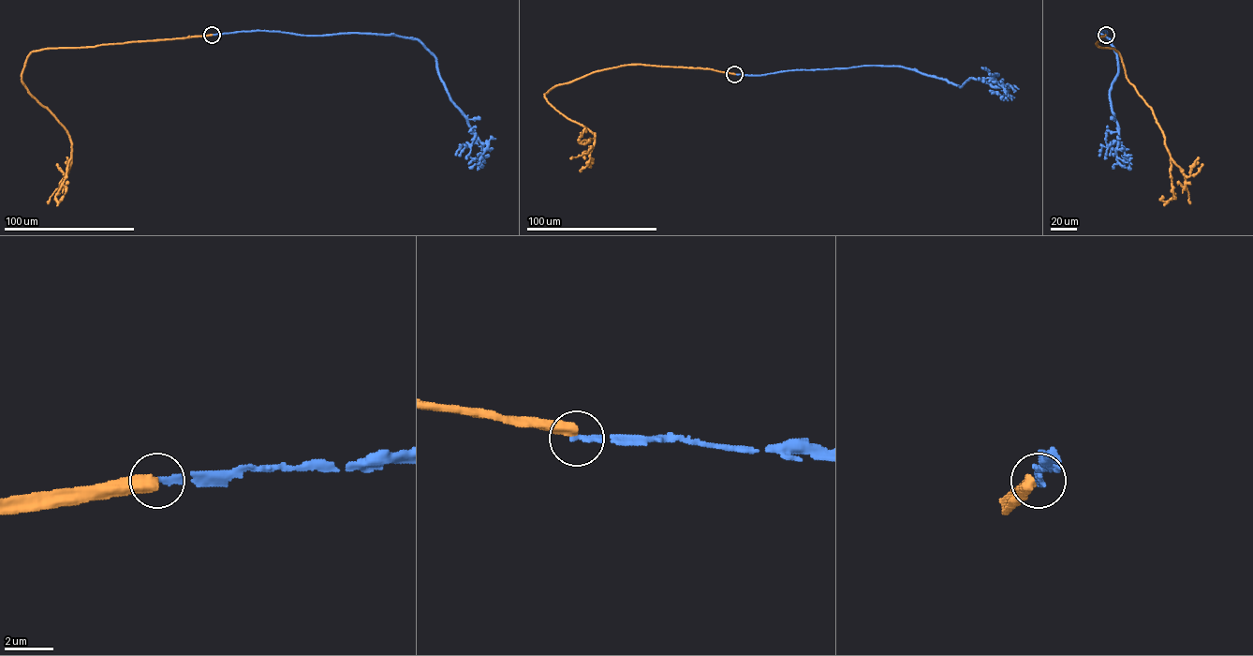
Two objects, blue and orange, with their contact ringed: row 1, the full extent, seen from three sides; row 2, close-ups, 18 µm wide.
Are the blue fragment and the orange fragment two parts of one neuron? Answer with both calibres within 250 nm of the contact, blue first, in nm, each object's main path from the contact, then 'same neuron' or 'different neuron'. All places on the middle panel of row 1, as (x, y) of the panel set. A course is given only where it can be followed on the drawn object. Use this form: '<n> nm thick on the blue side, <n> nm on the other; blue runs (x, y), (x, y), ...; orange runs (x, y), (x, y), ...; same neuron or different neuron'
200 nm thick on the blue side, 460 nm on the other; blue runs (734, 74), (900, 66), (945, 79), (958, 86), (969, 78), (982, 80), (993, 86), (1009, 86), (992, 82); orange runs (734, 74), (631, 65), (597, 70), (544, 95), (565, 117), (594, 133), (594, 139), (579, 142), (586, 131); different neuron

